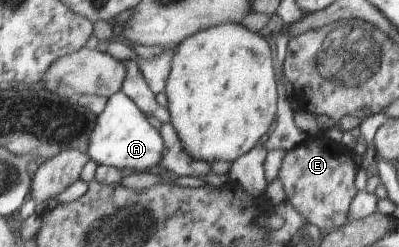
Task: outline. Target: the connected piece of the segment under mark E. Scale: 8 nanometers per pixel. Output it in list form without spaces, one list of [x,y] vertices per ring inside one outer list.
[[[307,136],[301,144],[285,151],[277,171],[285,201],[309,224],[318,230],[331,230],[345,224],[353,196],[355,164],[345,148],[333,150],[333,142],[325,136]]]

